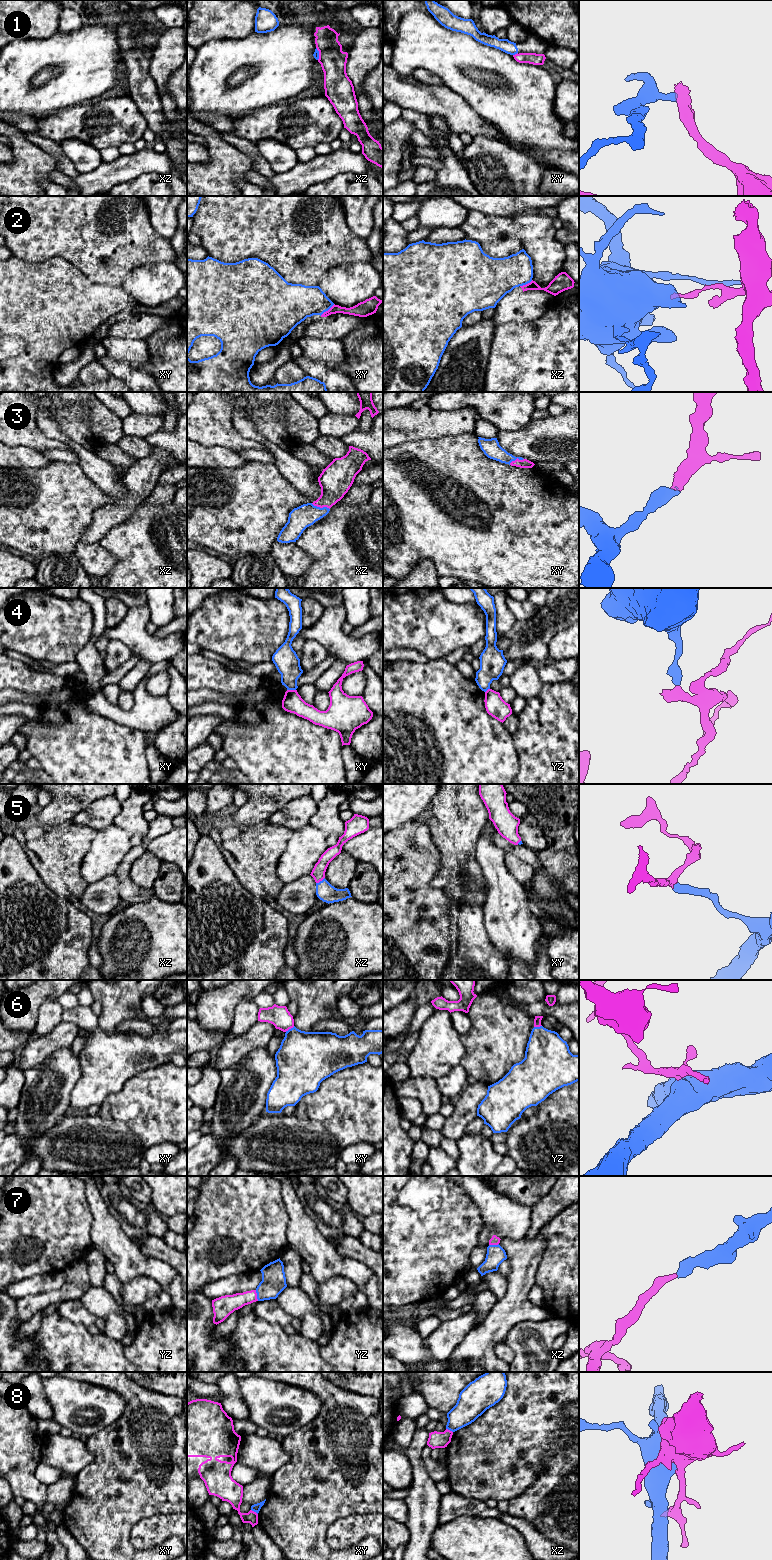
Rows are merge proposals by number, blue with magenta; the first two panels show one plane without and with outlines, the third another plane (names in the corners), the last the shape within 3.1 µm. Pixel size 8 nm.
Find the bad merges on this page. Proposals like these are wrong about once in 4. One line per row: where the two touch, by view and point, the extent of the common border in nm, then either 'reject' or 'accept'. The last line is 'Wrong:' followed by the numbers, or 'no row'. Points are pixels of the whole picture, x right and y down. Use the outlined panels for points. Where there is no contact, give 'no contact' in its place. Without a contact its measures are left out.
1: contact xy (515, 53); length 50 nm; reject
2: contact xy (327, 310); length 150 nm; reject
3: contact xz (319, 507); length 160 nm; accept
4: contact xy (291, 689); length 70 nm; reject
5: contact xz (320, 881); length 90 nm; accept
6: contact xy (289, 1029); length 90 nm; accept
7: contact yz (257, 1295); length 90 nm; accept
8: contact xy (254, 1511); length 70 nm; reject
Wrong: 1, 2, 4, 8

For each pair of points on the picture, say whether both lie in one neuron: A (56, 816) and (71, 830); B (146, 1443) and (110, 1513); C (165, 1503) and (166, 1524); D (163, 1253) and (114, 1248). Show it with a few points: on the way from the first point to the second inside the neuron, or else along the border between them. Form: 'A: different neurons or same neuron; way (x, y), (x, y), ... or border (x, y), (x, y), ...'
A: different neurons; border (72, 819), (53, 827)
B: same neuron; way (139, 1460), (139, 1470), (115, 1496)
C: different neurons; border (176, 1513), (161, 1513), (142, 1518)
D: different neurons; border (137, 1245), (145, 1255), (163, 1260)

